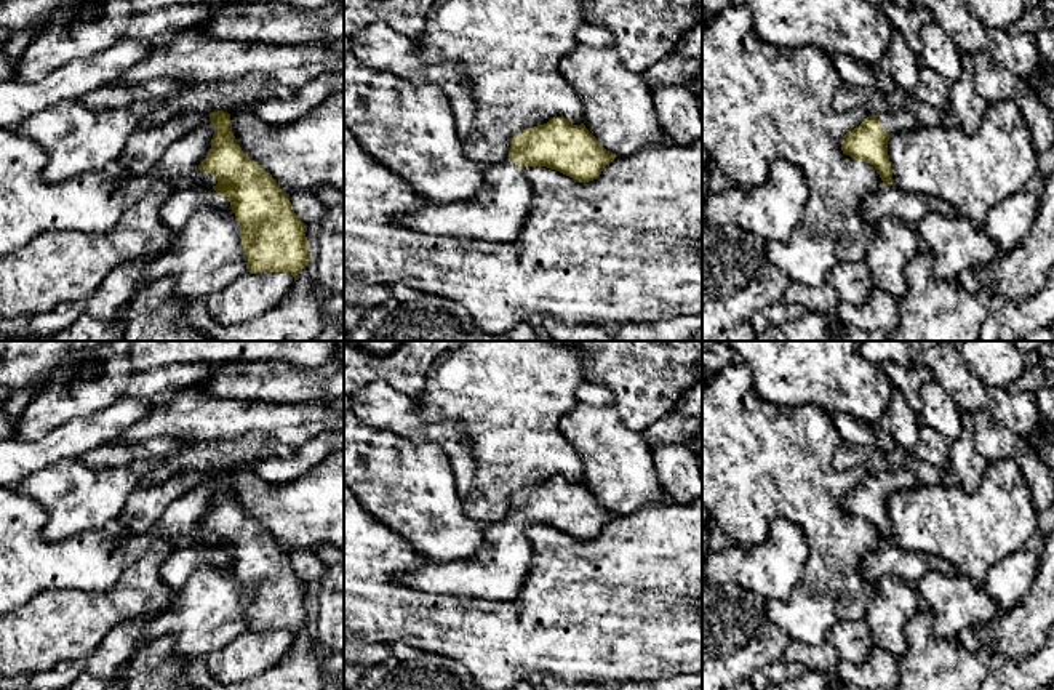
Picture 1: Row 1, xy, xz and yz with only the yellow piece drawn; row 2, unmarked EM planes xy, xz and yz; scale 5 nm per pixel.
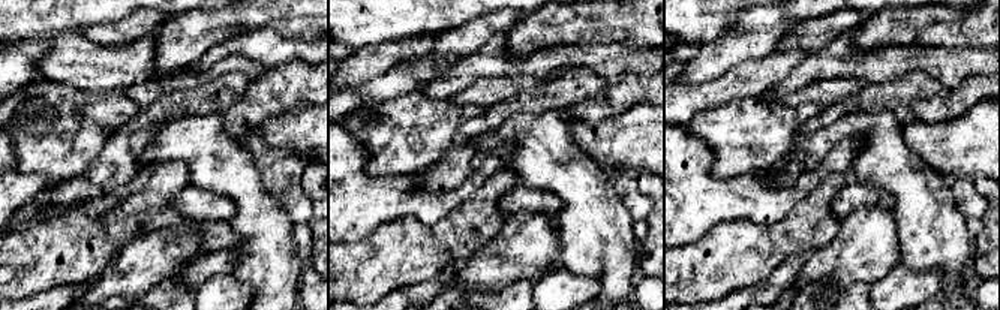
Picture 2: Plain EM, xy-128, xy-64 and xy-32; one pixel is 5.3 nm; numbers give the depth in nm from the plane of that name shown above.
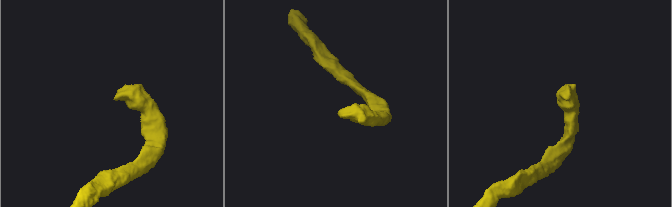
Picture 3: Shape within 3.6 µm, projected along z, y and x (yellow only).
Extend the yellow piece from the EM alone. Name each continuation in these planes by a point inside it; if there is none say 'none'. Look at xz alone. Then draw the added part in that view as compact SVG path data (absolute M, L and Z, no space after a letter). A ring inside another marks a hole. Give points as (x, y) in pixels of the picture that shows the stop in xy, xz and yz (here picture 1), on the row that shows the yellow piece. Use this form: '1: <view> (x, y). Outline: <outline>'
1: xz (496, 215). Outline: M512 160L485 166L483 183L483 191L469 200L427 203L417 211L395 216L393 223L427 235L489 243L515 240L533 200L526 166Z

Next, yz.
1: yz (893, 122). Outline: M886 110L878 115L883 130L891 136L896 133L913 131L923 126L915 117L905 110Z

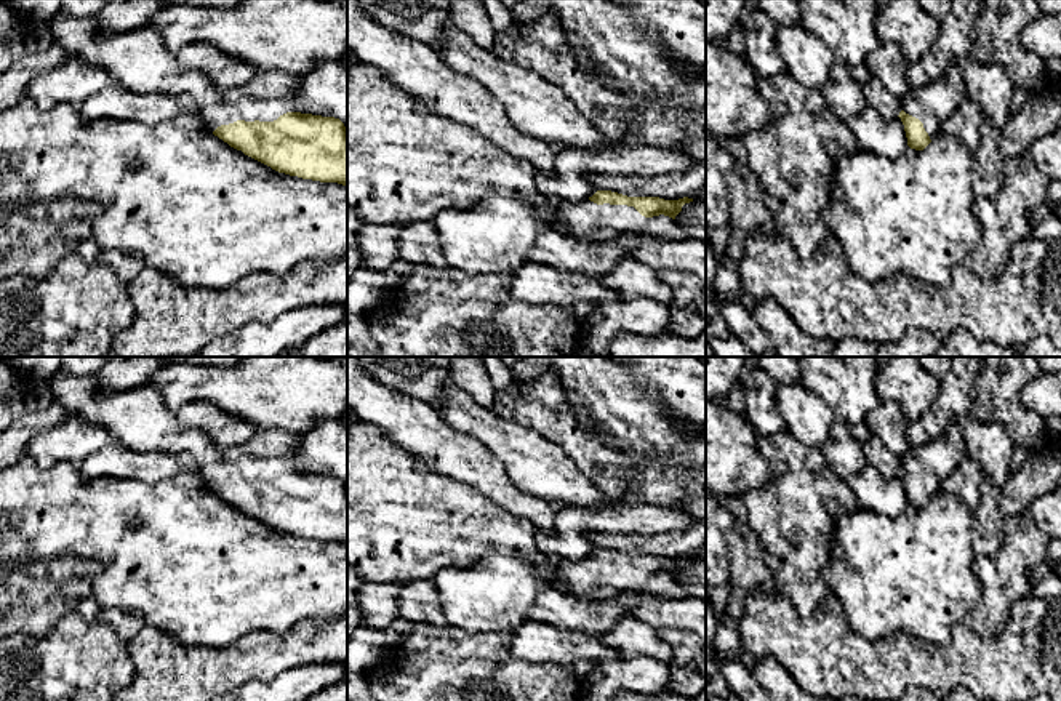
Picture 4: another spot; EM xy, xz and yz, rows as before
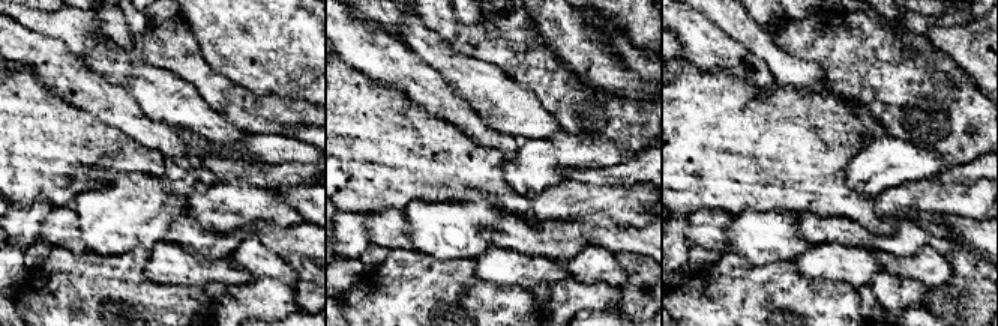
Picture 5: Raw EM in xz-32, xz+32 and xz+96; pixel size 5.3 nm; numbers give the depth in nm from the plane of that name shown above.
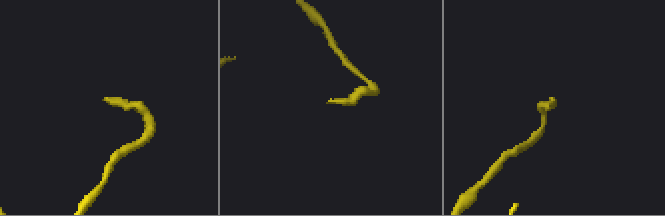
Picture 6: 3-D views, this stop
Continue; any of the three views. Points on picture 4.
1: xy (138, 60). Outline: M59 13L43 26L46 40L56 42L70 58L106 70L117 83L133 93L186 94L205 117L211 131L237 120L274 122L286 112L306 114L294 102L298 78L293 74L258 70L243 86L219 93L203 70L181 66L176 54L166 50L163 38L154 29L134 27L131 30L109 32L94 16L74 18Z

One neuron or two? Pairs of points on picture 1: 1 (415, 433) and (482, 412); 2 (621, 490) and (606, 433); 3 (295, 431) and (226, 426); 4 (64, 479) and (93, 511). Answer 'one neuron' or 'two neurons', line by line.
1: two neurons
2: one neuron
3: one neuron
4: one neuron

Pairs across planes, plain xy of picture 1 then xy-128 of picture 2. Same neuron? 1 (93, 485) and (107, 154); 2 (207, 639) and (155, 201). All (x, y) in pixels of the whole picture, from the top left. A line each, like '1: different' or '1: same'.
1: different
2: different

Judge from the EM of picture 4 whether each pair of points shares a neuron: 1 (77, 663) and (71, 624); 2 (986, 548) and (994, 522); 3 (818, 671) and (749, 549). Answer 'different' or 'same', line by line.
1: same
2: same
3: different

